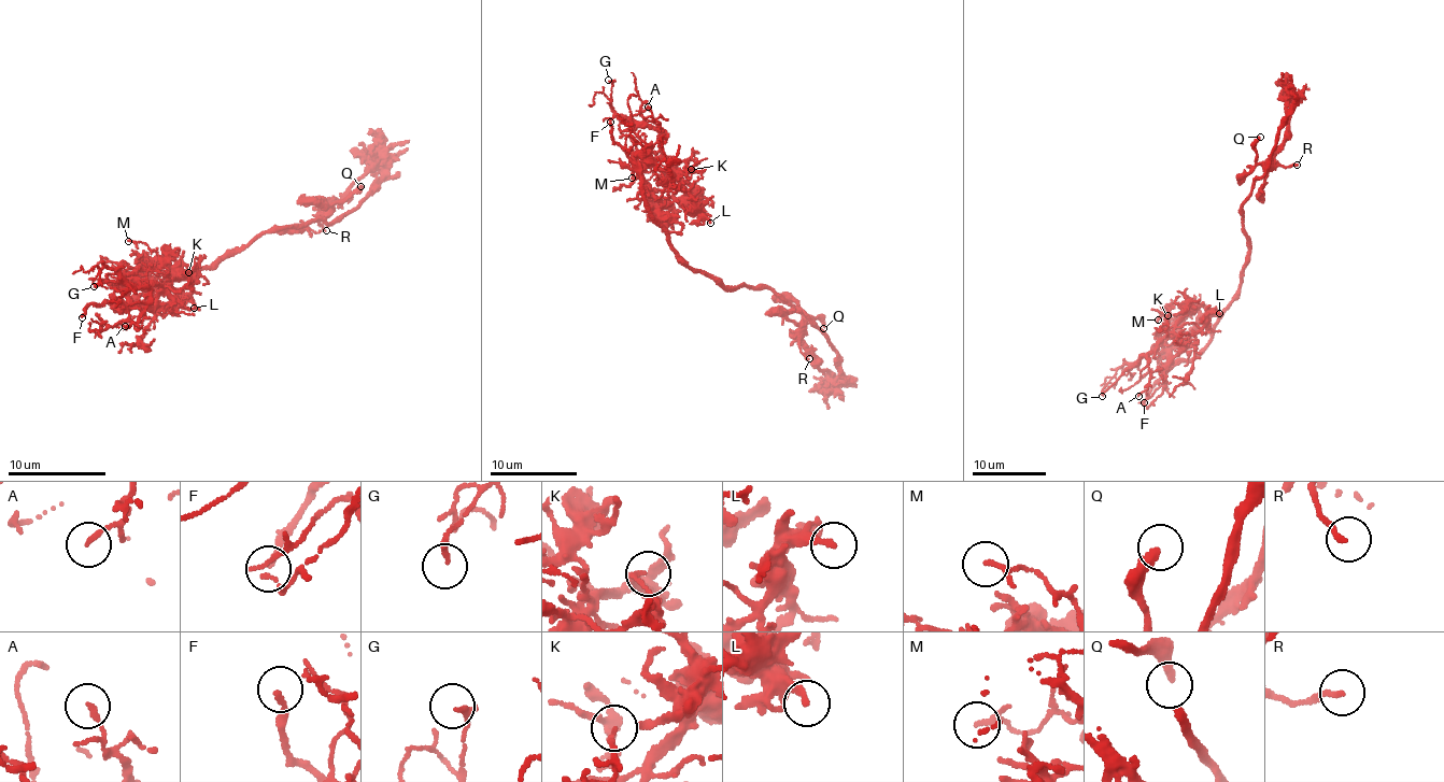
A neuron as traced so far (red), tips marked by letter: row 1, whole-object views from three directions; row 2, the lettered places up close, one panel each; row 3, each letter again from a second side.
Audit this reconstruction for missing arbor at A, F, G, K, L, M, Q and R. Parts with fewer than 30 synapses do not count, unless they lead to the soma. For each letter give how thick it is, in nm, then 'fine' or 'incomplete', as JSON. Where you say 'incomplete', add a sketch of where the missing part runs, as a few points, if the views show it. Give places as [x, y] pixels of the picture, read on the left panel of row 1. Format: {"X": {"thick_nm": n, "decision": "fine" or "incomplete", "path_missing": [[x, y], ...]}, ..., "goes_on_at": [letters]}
{"A": {"thick_nm": 160, "decision": "fine"}, "F": {"thick_nm": 160, "decision": "incomplete", "path_missing": [[82, 317], [64, 327], [100, 340], [108, 364], [101, 369], [82, 368], [67, 374], [27, 366]]}, "G": {"thick_nm": 180, "decision": "fine"}, "K": {"thick_nm": 130, "decision": "fine"}, "L": {"thick_nm": 200, "decision": "fine"}, "M": {"thick_nm": 100, "decision": "fine"}, "Q": {"thick_nm": 280, "decision": "fine"}, "R": {"thick_nm": 170, "decision": "fine"}, "goes_on_at": ["F"]}

